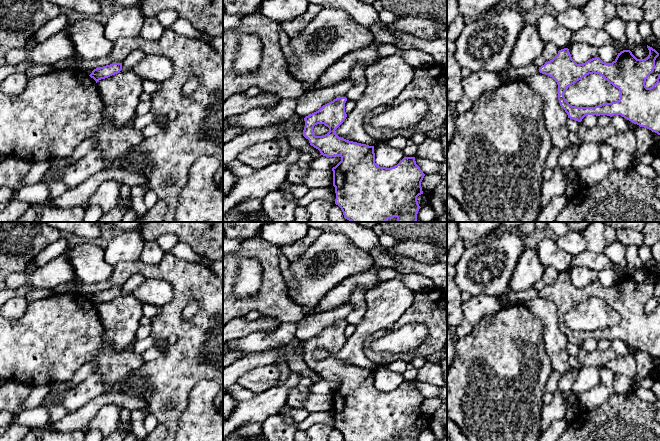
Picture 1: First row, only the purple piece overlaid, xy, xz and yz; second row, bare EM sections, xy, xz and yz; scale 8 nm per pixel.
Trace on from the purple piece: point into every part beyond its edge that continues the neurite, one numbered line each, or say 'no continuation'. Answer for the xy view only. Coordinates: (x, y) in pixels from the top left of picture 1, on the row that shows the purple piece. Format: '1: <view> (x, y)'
no continuation

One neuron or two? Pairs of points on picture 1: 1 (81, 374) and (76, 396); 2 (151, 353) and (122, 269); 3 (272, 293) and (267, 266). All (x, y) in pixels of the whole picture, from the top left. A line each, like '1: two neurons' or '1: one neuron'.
1: two neurons
2: two neurons
3: one neuron

